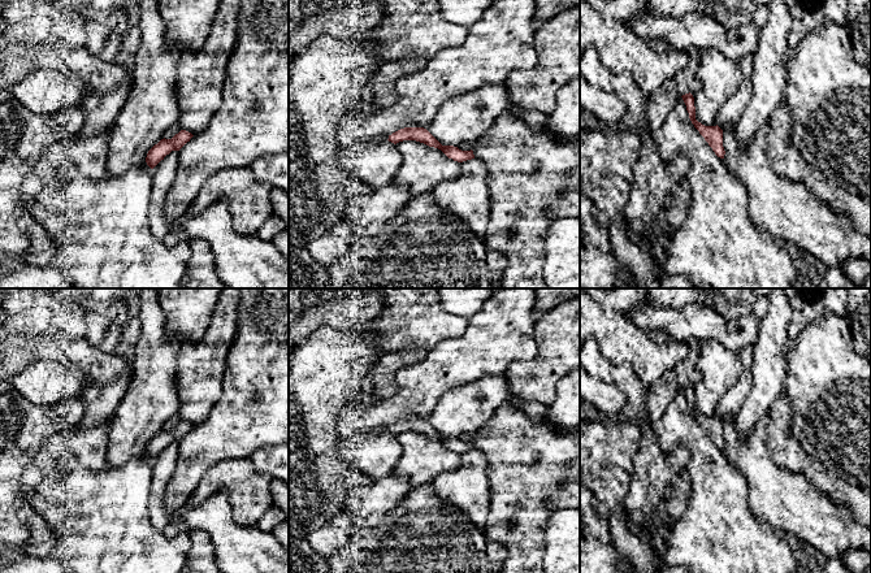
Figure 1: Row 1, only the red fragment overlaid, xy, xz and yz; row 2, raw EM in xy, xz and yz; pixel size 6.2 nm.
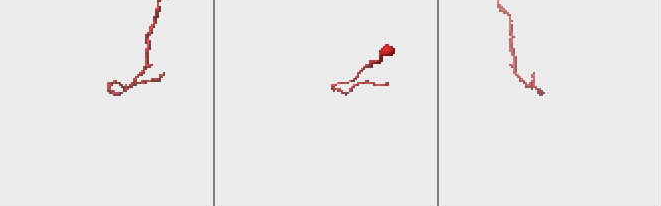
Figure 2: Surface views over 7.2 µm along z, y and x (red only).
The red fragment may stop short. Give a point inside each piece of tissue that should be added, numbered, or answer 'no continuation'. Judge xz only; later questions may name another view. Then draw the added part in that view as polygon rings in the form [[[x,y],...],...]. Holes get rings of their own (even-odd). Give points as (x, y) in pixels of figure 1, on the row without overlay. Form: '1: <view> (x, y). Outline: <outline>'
no continuation

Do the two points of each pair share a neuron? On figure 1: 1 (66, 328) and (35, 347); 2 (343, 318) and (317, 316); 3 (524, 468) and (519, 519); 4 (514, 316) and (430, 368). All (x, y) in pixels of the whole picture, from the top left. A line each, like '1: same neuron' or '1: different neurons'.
1: different neurons
2: same neuron
3: same neuron
4: same neuron

